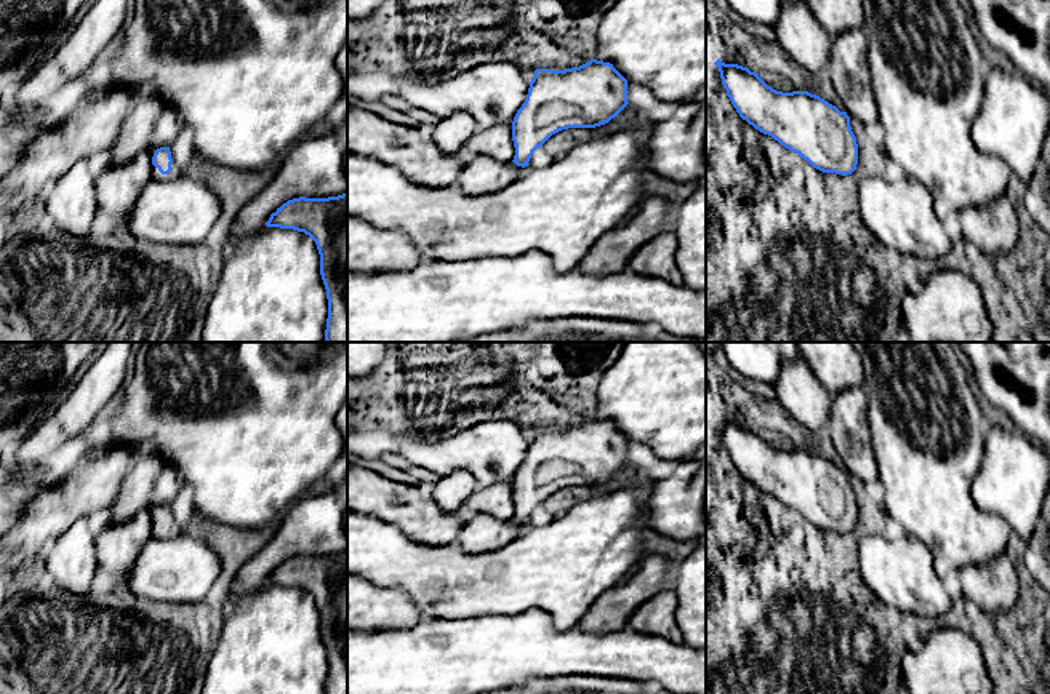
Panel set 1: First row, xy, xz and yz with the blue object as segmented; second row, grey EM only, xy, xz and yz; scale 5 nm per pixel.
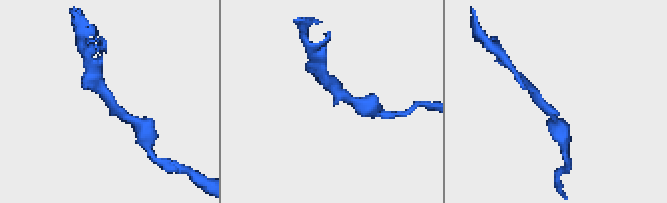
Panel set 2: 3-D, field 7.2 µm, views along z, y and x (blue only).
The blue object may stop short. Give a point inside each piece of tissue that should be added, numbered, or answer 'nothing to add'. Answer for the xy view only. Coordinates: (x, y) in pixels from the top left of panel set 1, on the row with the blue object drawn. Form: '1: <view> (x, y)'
1: xy (175, 168)

